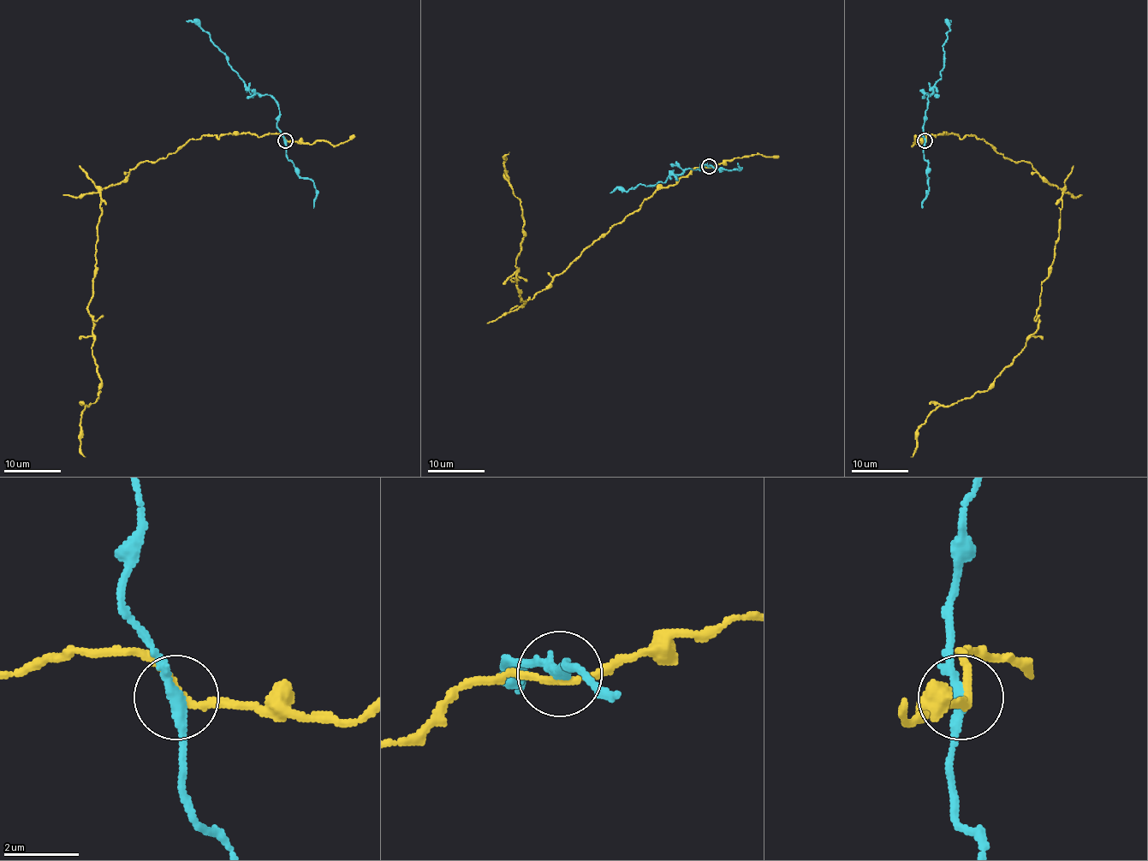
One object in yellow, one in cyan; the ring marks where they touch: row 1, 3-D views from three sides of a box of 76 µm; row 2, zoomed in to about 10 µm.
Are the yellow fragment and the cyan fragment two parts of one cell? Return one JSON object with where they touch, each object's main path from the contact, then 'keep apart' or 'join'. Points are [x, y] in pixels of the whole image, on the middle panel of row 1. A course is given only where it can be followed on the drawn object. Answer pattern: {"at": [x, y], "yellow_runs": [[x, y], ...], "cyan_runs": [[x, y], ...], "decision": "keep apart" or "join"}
{"at": [709, 166], "yellow_runs": [[709, 167], [659, 187], [525, 304], [511, 278], [525, 231], [505, 171], [509, 151]], "cyan_runs": [[709, 166], [686, 169], [663, 183], [638, 184], [625, 192], [616, 188], [609, 192]], "decision": "keep apart"}

